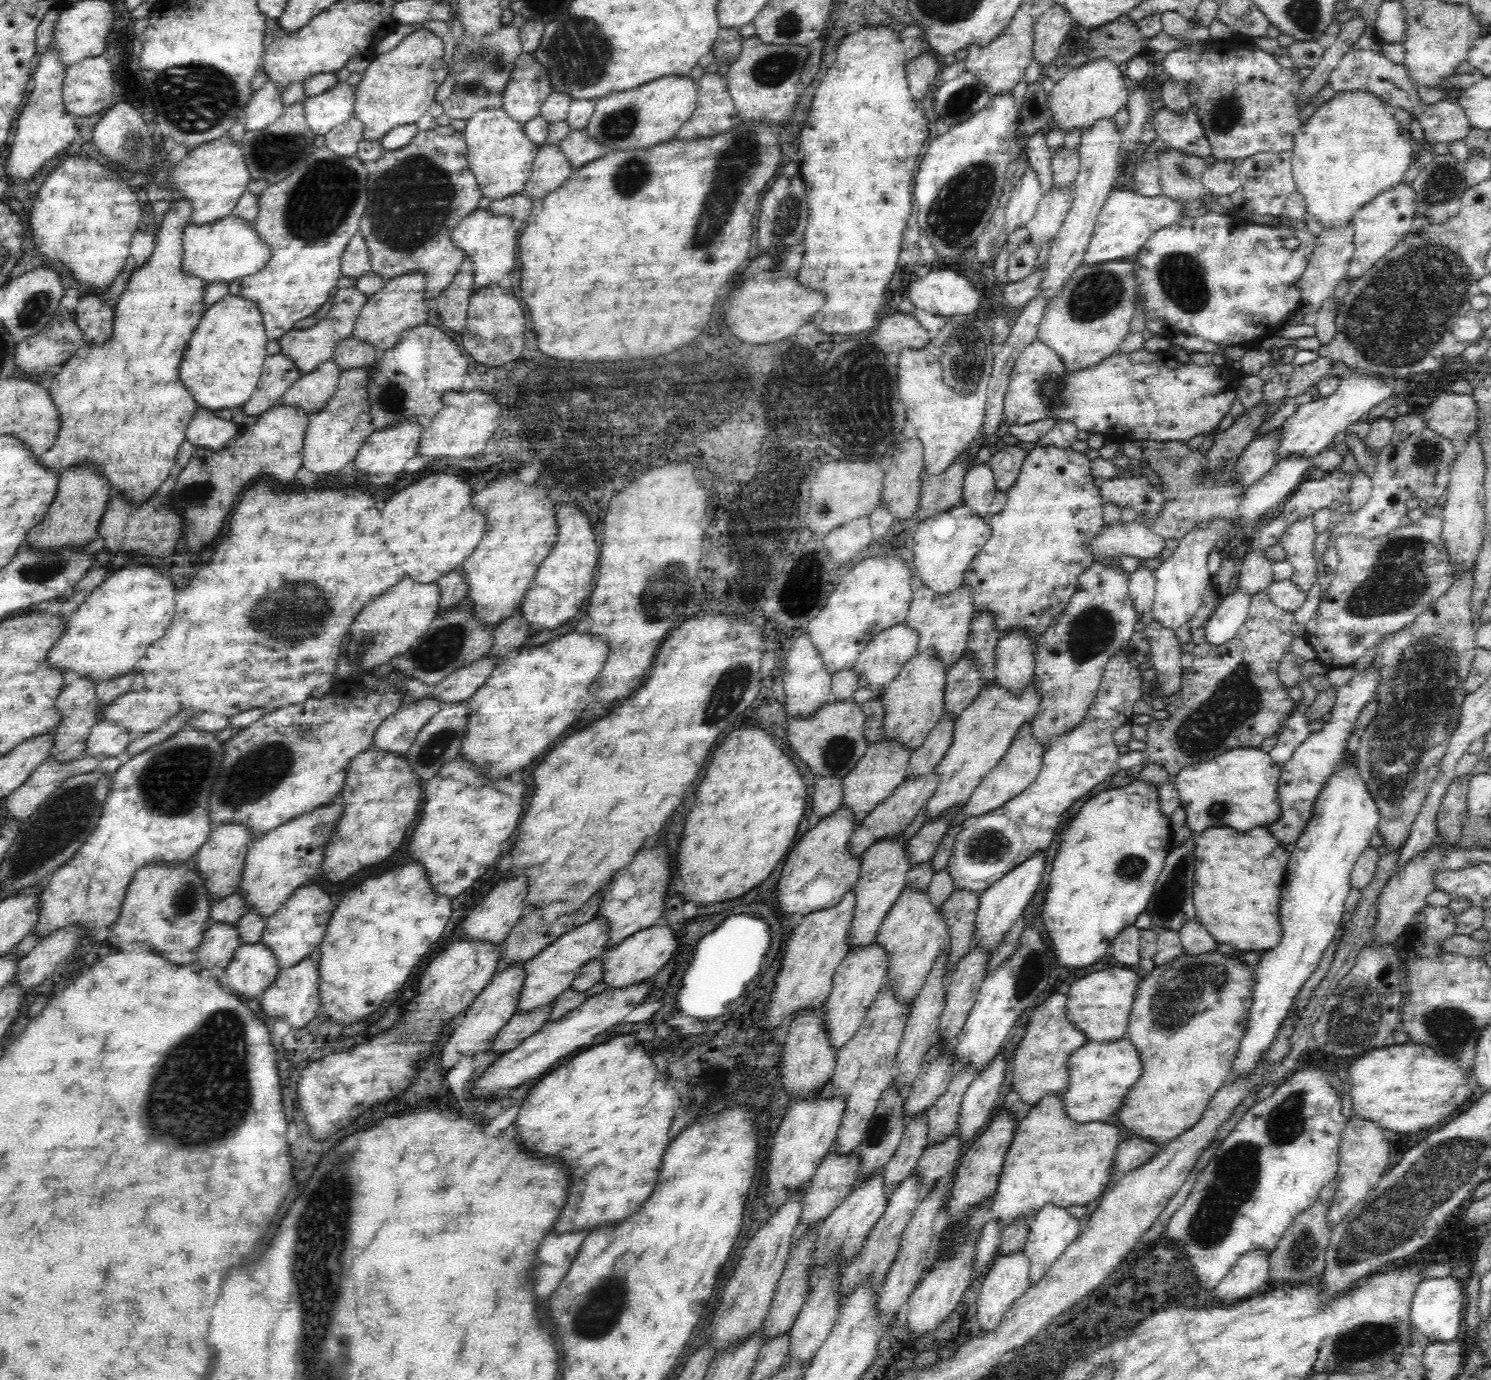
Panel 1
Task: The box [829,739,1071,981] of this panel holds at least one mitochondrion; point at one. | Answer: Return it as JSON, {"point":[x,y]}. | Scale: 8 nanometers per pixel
{"point":[986,845]}

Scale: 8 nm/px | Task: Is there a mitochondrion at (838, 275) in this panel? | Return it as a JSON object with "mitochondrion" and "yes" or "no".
{"mitochondrion":"no"}

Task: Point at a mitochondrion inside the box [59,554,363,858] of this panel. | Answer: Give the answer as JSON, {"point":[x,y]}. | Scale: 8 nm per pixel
{"point":[290,608]}

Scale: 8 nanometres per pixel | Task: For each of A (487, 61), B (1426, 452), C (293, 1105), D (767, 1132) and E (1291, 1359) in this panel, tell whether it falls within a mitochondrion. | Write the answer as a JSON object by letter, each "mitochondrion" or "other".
{"A":"mitochondrion","B":"mitochondrion","C":"other","D":"other","E":"other"}

